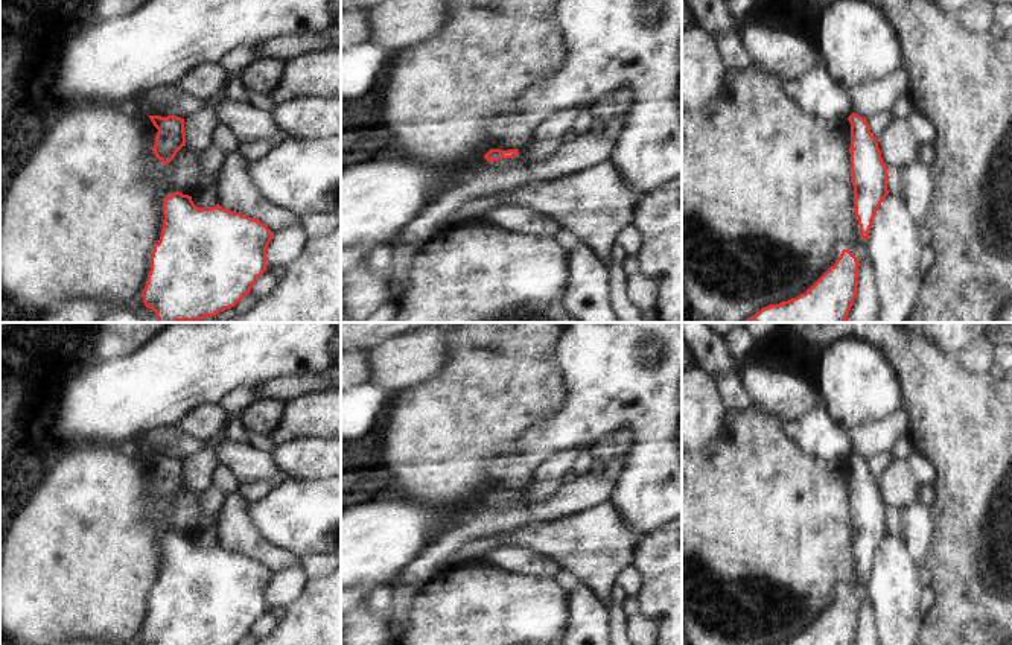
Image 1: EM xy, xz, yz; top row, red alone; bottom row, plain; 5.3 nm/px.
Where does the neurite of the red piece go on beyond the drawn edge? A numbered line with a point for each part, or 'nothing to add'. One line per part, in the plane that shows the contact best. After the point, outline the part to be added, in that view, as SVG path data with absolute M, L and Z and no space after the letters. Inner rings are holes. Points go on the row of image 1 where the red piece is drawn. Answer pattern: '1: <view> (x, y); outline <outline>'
nothing to add

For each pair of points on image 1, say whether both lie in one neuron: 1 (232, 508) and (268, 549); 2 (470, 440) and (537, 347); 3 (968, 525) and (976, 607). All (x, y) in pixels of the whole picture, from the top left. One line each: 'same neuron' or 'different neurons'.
1: same neuron
2: same neuron
3: same neuron

